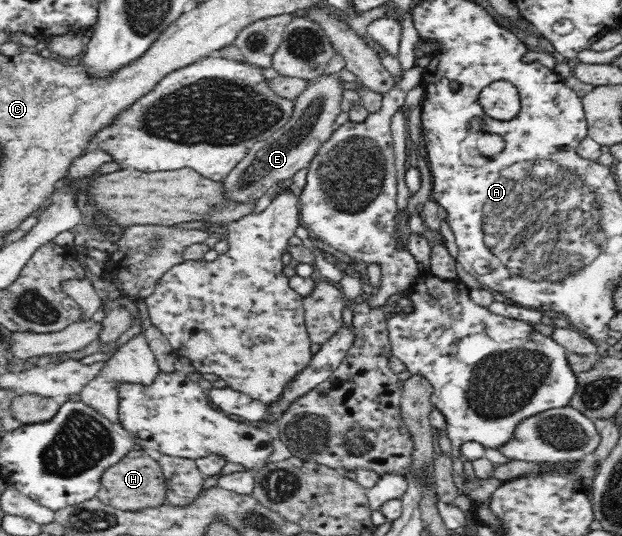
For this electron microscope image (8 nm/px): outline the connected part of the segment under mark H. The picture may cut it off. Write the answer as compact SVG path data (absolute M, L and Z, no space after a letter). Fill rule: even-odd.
M130 450L126 457L102 475L101 489L96 497L106 505L124 512L138 512L154 508L166 503L166 479L162 467L149 451Z

